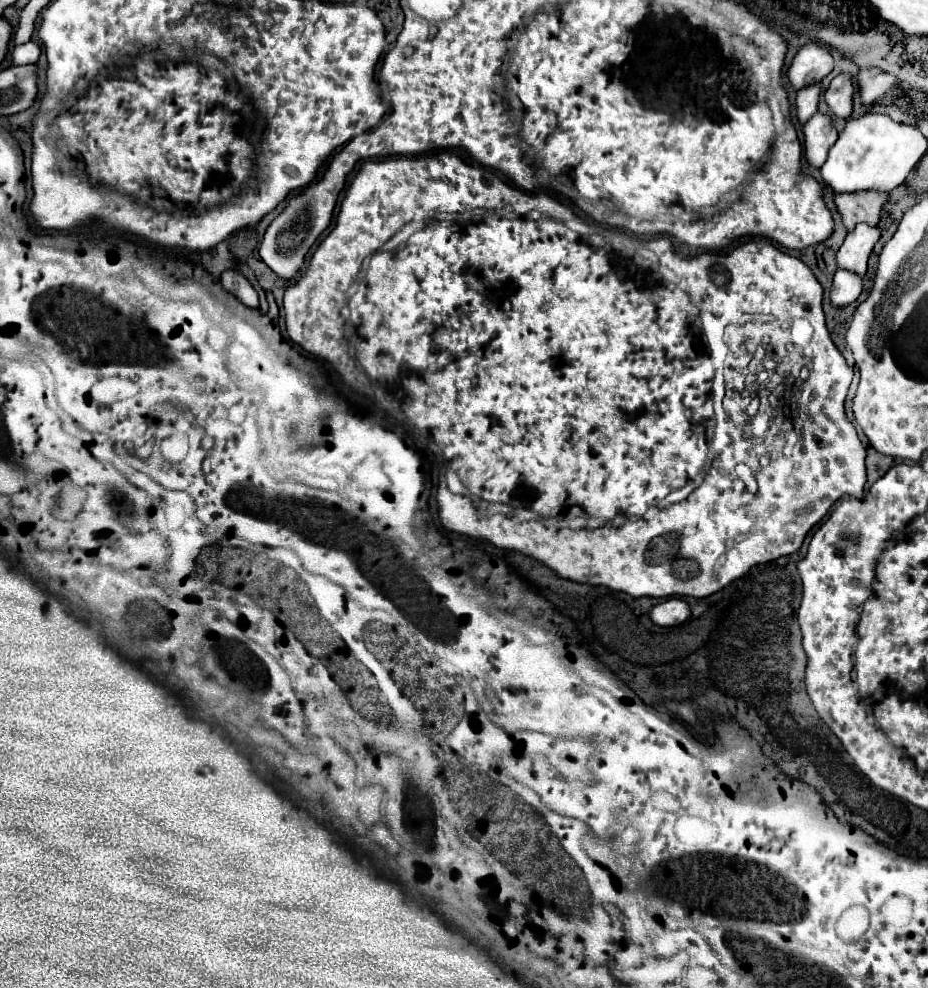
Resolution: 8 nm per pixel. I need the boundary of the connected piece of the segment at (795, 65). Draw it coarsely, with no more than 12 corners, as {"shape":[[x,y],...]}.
{"shape":[[801,47],[787,71],[795,91],[819,83],[833,69],[829,49]]}

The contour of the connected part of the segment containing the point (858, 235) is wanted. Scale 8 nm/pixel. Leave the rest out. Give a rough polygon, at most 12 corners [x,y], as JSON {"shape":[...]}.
{"shape":[[857,225],[837,251],[837,267],[859,277],[879,227]]}

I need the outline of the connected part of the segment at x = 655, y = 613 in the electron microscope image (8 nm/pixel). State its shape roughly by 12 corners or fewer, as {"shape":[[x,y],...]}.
{"shape":[[665,599],[649,611],[659,627],[681,625],[689,617],[683,599]]}

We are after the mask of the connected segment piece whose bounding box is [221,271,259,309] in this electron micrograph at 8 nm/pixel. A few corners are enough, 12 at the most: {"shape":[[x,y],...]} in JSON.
{"shape":[[225,271],[221,285],[245,307],[257,309],[259,299],[237,271]]}

